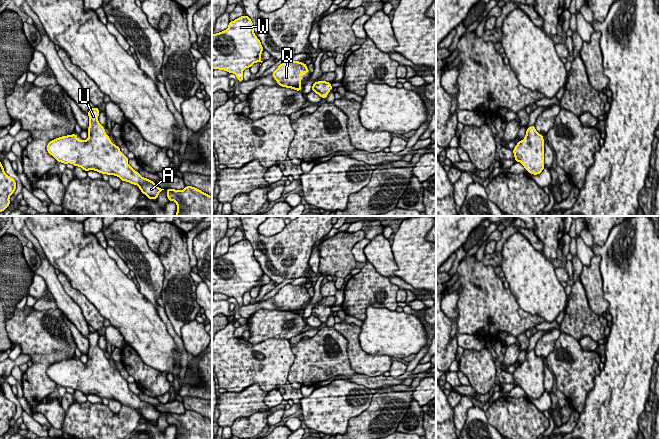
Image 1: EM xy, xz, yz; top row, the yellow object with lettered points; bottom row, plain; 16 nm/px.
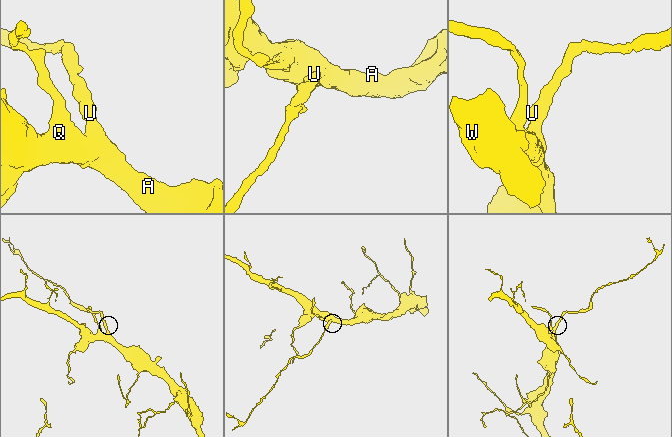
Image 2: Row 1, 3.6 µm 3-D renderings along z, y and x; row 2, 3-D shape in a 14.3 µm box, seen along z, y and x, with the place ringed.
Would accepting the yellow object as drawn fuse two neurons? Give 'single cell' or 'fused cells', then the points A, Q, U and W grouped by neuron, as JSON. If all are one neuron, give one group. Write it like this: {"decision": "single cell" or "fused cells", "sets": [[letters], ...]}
{"decision": "single cell", "sets": [["A", "Q", "U", "W"]]}

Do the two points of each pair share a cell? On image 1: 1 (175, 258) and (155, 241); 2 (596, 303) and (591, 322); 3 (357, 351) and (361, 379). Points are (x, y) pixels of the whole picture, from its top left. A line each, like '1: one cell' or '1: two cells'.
1: one cell
2: two cells
3: two cells

